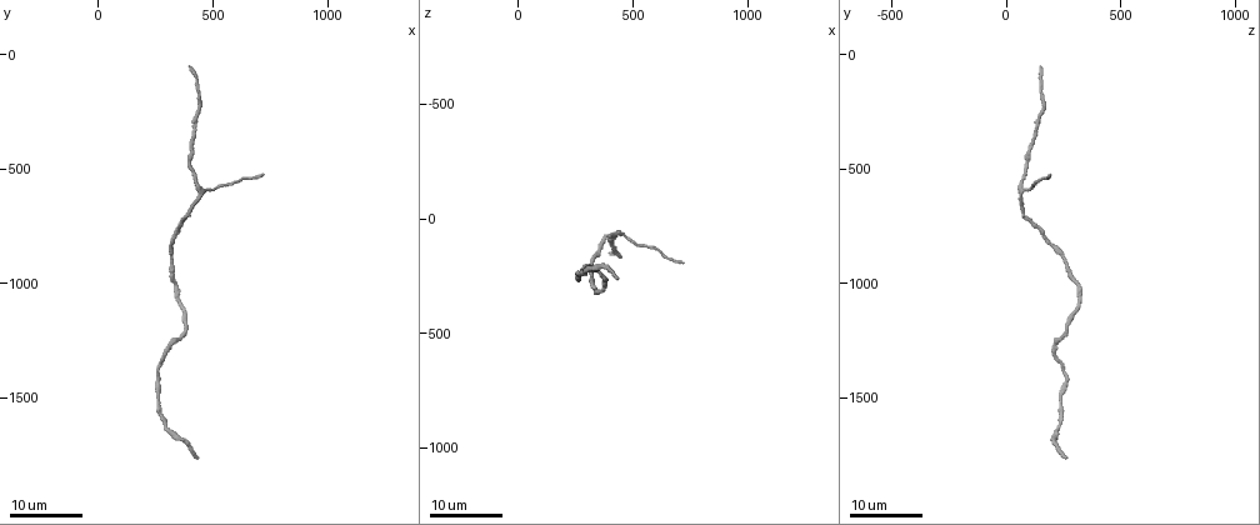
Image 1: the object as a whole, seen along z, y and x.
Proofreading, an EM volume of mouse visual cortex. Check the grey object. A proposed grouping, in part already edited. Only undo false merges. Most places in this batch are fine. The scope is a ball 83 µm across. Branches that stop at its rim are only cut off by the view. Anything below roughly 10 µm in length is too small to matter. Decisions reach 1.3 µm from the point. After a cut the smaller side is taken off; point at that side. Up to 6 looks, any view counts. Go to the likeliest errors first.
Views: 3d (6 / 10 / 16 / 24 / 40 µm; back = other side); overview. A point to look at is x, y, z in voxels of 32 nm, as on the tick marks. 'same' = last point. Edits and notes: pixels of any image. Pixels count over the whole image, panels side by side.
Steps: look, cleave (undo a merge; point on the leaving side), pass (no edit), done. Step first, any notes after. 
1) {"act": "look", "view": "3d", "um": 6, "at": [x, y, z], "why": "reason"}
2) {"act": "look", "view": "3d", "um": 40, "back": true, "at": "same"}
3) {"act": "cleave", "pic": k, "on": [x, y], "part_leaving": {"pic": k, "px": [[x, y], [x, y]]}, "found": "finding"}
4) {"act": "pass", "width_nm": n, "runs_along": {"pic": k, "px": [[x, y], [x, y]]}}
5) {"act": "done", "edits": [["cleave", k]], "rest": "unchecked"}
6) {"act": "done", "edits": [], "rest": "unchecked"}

{"act": "look", "view": "3d", "um": 24, "at": [430, 640, 70], "why": "calibre changes"}

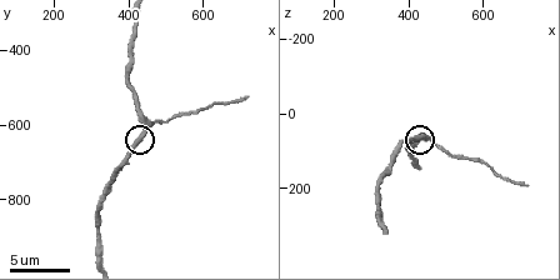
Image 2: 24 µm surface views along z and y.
{"act": "look", "view": "3d", "um": 6, "at": [430, 630, 60]}

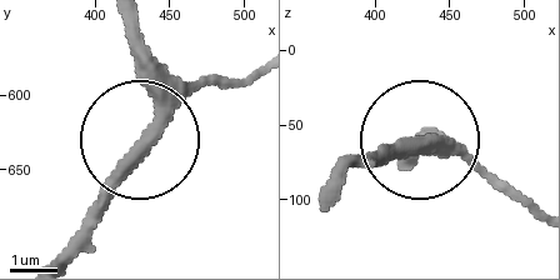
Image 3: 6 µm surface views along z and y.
{"act": "pass", "runs_along": {"pic": 3, "px": [[68, 259], [151, 104], [139, 24]]}, "found": "one neuron here"}

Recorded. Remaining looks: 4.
{"act": "look", "view": "3d", "um": 16, "at": [380, 1210, 270], "why": "a narrow waist"}

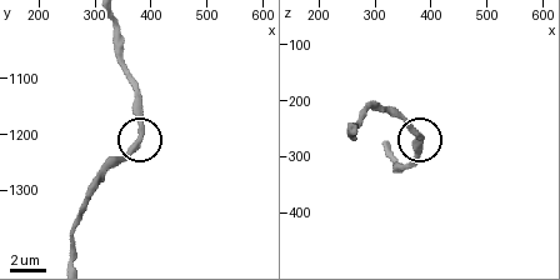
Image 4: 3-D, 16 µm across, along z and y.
{"act": "look", "view": "3d", "um": 10, "at": [380, 1195, 260]}

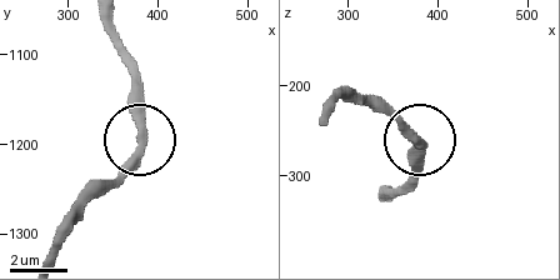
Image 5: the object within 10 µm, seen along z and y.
{"act": "pass", "runs_along": {"pic": 5, "px": [[388, 186], [393, 191], [414, 170], [421, 144], [380, 100]]}, "found": "continuous, no second neuron"}

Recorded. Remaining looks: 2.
{"act": "look", "view": "3d", "um": 16, "at": [320, 920, 260]}

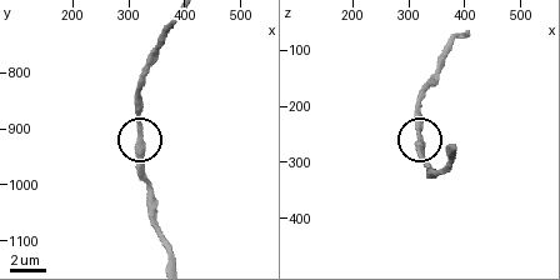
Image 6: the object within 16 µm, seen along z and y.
{"act": "pass", "side_arm_um": 34, "found": "all the same neuron"}

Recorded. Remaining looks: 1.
{"act": "done", "edits": [], "rest": "unchecked"}

